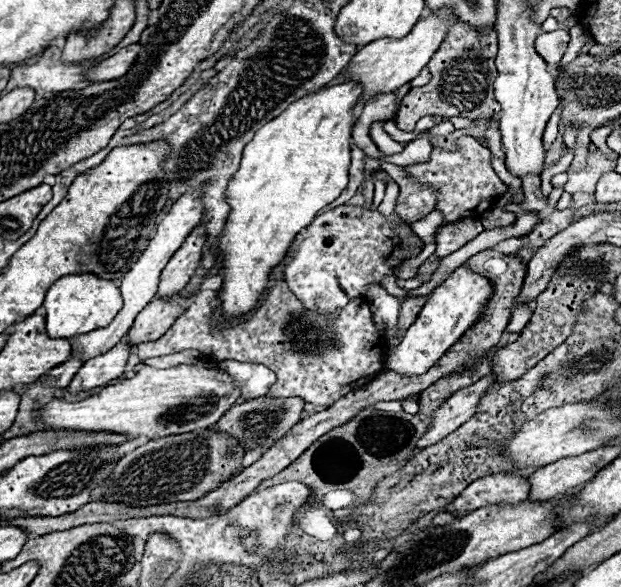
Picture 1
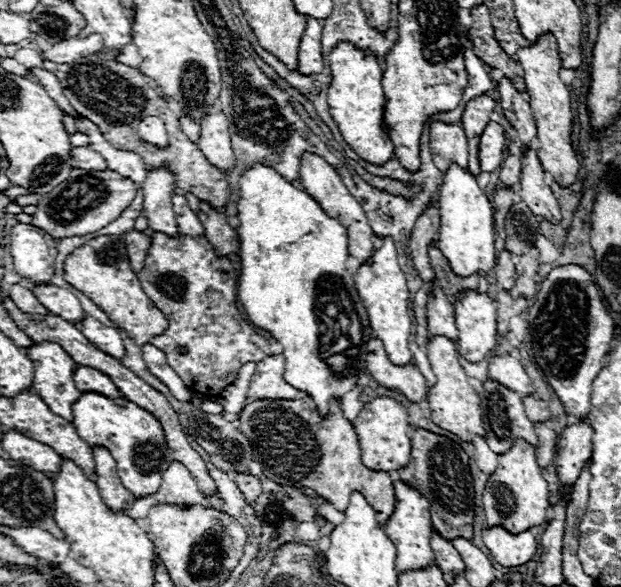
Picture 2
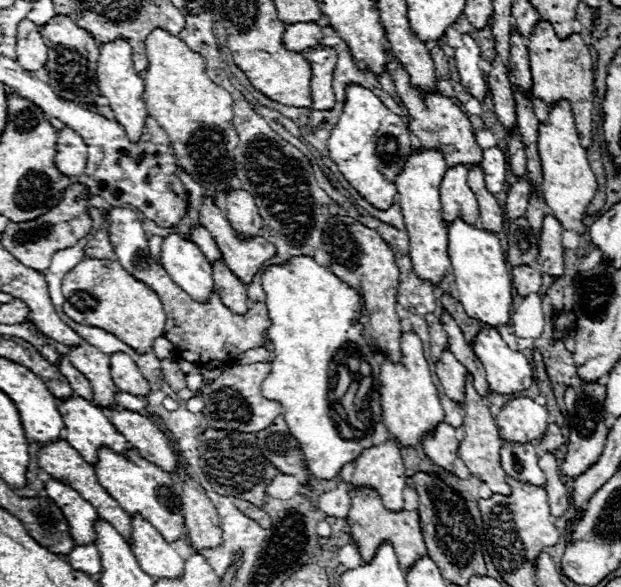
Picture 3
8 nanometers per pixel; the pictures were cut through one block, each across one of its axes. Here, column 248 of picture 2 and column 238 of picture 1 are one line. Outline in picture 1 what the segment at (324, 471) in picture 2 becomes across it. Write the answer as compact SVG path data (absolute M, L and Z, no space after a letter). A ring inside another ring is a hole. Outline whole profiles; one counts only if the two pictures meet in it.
M258 396L258 398L250 398L246 402L234 404L218 420L218 424L212 426L212 430L228 434L228 436L240 440L240 444L242 444L242 448L246 452L248 450L256 450L256 448L260 448L262 452L266 452L268 448L272 448L272 444L276 440L280 440L280 436L286 436L288 430L302 420L302 410L304 410L304 400L300 400L300 398L272 400L268 396Z

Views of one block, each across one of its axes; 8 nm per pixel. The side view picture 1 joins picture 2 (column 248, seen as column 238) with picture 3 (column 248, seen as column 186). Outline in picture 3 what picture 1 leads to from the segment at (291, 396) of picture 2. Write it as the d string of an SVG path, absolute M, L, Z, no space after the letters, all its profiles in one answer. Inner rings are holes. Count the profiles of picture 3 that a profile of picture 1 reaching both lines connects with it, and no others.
M256 362L244 366L230 366L222 376L212 380L204 388L206 408L204 416L208 418L212 428L220 430L238 430L238 432L260 432L270 426L270 422L282 414L282 404L276 400L268 400L262 396L260 386L264 378L270 374L270 362Z

